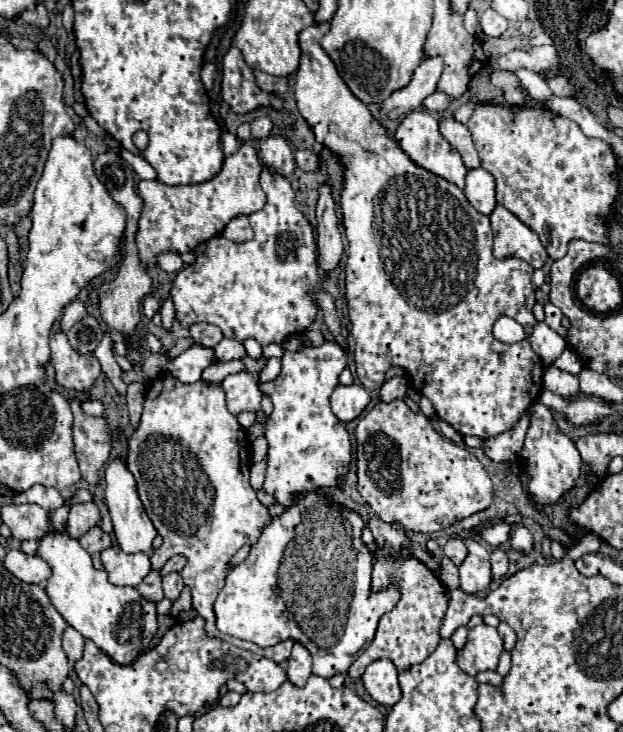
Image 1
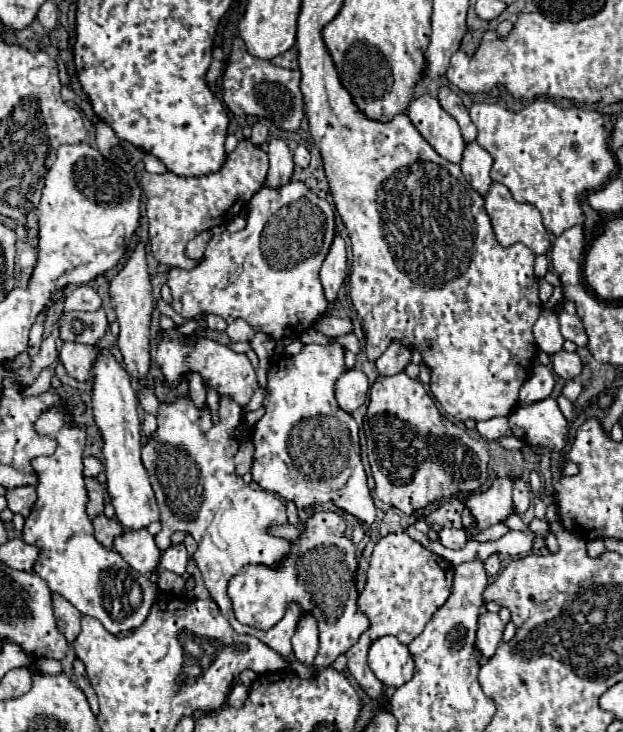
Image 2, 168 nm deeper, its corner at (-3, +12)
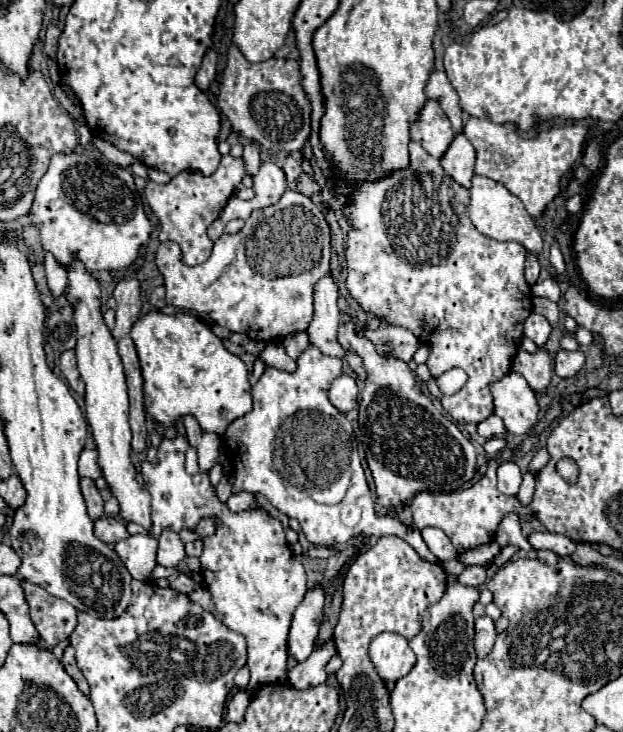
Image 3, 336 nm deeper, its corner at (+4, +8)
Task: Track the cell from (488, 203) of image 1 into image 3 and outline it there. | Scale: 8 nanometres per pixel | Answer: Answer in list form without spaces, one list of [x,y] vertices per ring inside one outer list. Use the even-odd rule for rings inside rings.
[[[463,134],[455,136],[449,150],[441,158],[441,166],[455,182],[459,182],[465,188],[471,186],[473,168],[475,168],[475,148]]]

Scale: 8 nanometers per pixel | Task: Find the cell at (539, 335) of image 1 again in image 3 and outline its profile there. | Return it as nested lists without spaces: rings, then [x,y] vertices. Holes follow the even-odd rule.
[[[531,312],[531,316],[525,322],[525,336],[531,338],[541,348],[547,344],[549,336],[551,336],[551,324],[547,322],[545,316]]]

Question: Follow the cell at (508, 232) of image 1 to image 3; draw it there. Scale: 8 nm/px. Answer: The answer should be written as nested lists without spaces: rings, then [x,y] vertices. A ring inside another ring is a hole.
[[[473,176],[473,186],[469,188],[469,196],[471,196],[469,216],[481,234],[485,234],[487,238],[499,240],[499,242],[517,240],[519,244],[523,244],[523,248],[529,254],[533,254],[533,256],[541,254],[543,238],[539,234],[537,224],[533,222],[533,218],[523,208],[523,202],[517,196],[513,196],[503,184],[489,180],[489,178],[483,178],[483,176]]]

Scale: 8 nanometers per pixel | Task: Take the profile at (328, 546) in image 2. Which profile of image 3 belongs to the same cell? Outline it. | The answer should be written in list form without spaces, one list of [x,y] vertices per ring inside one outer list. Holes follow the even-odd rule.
[[[327,640],[321,646],[317,646],[305,662],[299,662],[294,668],[287,670],[287,681],[290,682],[290,686],[297,690],[305,690],[305,688],[323,684],[327,678],[327,672],[323,672],[323,670],[327,666],[329,658],[335,654],[337,654],[337,650],[335,650],[333,640]]]

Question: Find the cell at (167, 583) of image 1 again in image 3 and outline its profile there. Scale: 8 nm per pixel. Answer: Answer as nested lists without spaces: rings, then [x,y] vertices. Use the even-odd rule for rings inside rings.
[[[163,530],[157,548],[157,564],[165,568],[175,568],[183,560],[185,560],[185,550],[183,542],[179,540],[179,534],[173,530]]]

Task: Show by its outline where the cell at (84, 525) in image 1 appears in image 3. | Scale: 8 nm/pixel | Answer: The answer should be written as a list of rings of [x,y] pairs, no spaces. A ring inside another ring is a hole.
[[[81,478],[81,492],[85,496],[87,502],[87,512],[91,516],[91,520],[97,520],[103,516],[103,496],[101,492],[95,488],[95,482],[91,478]]]

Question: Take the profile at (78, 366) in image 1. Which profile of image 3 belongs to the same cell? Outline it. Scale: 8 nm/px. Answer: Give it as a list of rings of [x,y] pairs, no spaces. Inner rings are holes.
[[[65,350],[65,352],[61,354],[61,358],[59,358],[59,368],[61,368],[61,374],[65,376],[67,384],[69,384],[79,396],[83,396],[85,386],[83,386],[83,382],[81,382],[81,378],[79,378],[77,364],[75,364],[75,352],[73,352],[73,350]]]

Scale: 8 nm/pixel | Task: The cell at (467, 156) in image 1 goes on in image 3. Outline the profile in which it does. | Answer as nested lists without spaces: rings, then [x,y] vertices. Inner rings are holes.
[[[433,72],[431,74],[431,78],[425,86],[425,94],[427,94],[427,98],[437,100],[441,104],[441,108],[447,114],[455,134],[461,134],[461,130],[463,130],[463,118],[461,118],[463,110],[459,106],[459,96],[457,96],[455,88],[449,84],[445,72]]]

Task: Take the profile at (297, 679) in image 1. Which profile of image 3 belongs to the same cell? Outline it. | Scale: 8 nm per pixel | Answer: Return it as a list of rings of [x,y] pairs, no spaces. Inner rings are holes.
[[[321,588],[309,590],[293,614],[287,644],[289,644],[289,654],[297,662],[307,660],[315,648],[317,632],[323,622],[323,602],[325,594]]]

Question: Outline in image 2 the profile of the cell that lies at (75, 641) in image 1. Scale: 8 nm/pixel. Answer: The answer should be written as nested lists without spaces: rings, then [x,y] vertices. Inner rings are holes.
[[[56,592],[52,594],[52,608],[54,608],[58,630],[64,634],[64,638],[68,642],[74,642],[78,632],[80,632],[80,618],[82,618],[82,614],[68,600],[64,600]]]

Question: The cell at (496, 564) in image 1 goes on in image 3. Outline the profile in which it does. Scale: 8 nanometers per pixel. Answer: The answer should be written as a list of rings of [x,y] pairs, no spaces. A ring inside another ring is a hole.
[[[469,566],[469,568],[463,570],[463,574],[461,574],[457,580],[459,580],[461,584],[465,584],[465,586],[477,588],[477,586],[483,586],[483,584],[485,584],[487,572],[485,572],[483,566]]]

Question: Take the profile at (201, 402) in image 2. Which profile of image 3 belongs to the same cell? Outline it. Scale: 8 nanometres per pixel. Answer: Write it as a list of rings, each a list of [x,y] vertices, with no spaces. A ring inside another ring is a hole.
[[[185,416],[183,426],[187,432],[189,444],[195,446],[199,452],[199,468],[201,470],[211,470],[215,462],[223,460],[223,456],[219,454],[219,438],[213,438],[213,434],[203,434],[195,416]]]

